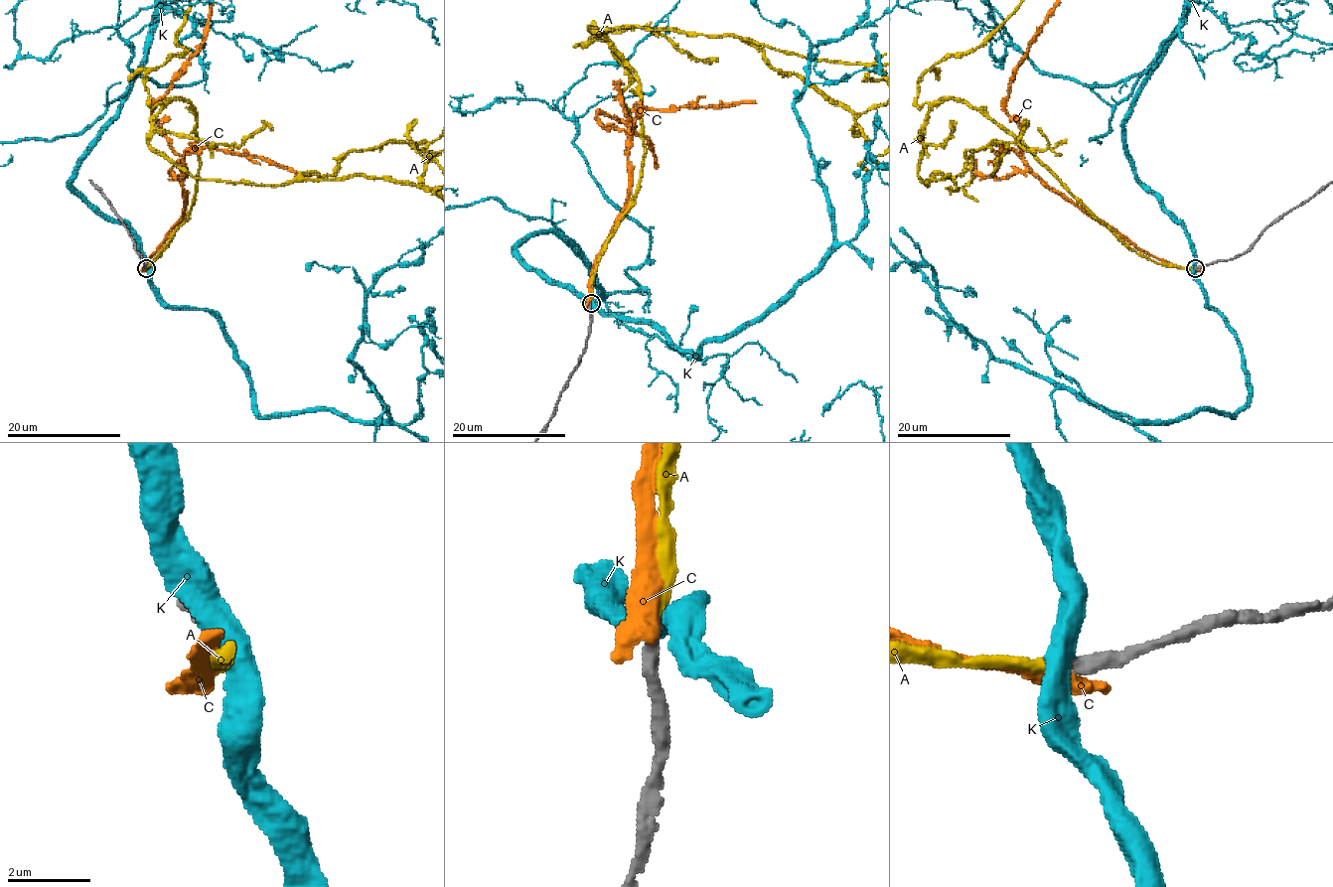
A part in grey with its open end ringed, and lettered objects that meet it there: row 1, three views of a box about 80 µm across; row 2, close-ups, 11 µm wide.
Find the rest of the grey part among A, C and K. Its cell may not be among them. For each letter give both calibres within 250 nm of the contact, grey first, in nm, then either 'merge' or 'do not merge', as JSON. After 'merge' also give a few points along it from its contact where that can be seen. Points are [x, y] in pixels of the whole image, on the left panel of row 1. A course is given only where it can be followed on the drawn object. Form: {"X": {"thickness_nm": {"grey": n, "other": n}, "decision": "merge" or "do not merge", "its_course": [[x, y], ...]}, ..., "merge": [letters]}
{"A": {"thickness_nm": {"grey": 320, "other": 280}, "decision": "merge"}, "C": {"thickness_nm": {"grey": 360, "other": 440}, "decision": "do not merge"}, "K": {"thickness_nm": {"grey": 360, "other": 500}, "decision": "do not merge"}, "merge": ["A"]}

